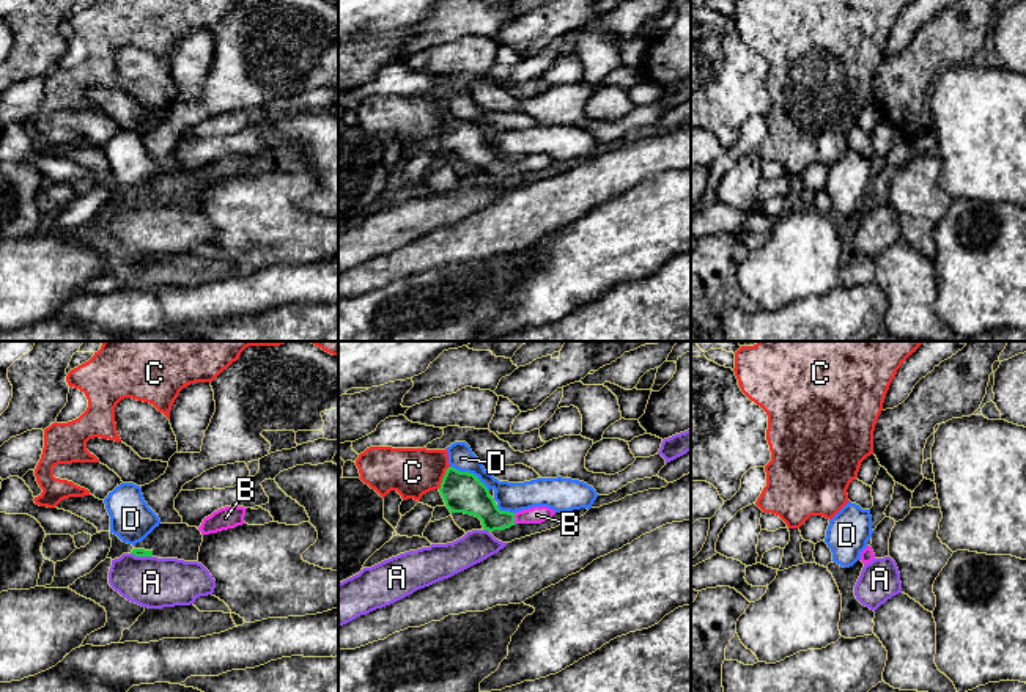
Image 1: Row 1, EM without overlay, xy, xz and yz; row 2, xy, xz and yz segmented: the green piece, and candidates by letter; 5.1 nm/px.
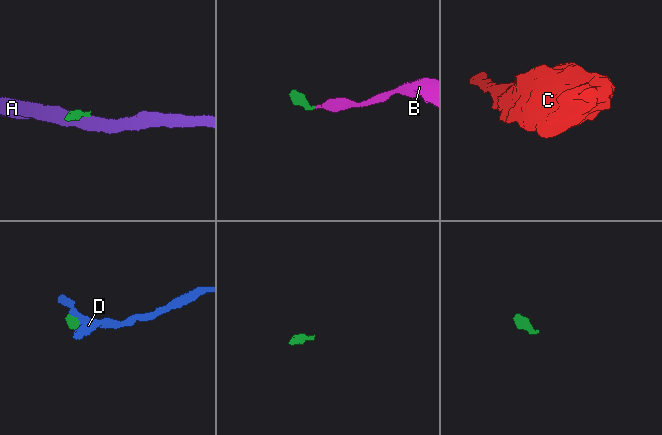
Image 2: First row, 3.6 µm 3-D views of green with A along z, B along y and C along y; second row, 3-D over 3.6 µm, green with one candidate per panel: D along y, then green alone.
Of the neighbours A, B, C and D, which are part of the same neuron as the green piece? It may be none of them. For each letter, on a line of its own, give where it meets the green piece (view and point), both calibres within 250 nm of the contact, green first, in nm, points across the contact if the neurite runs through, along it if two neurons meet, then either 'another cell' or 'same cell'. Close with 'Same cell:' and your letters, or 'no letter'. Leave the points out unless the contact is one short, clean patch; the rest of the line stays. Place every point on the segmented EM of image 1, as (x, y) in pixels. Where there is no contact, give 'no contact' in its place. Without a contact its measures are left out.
A: xz (487, 529) | 200/160 nm | along xz (483, 529), (488, 532) | another cell
B: xz (513, 518) | 180/90 nm | across xz (471, 496), (493, 518), (513, 518), (537, 515) | same cell
C: xz (444, 477) | 200/260 nm | along xz (449, 466), (438, 488) | another cell
D: xz (471, 474) | 200/150 nm | along xz (450, 466), (471, 472), (488, 491) | another cell
Same cell: B

